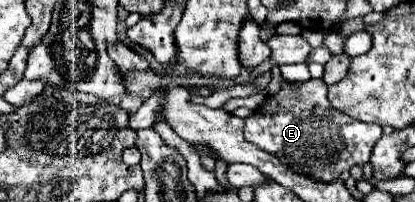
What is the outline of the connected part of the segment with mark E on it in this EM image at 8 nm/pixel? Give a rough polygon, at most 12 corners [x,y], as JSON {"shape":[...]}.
{"shape":[[283,85],[247,141],[335,181],[369,163],[379,125],[333,109],[327,85]]}

